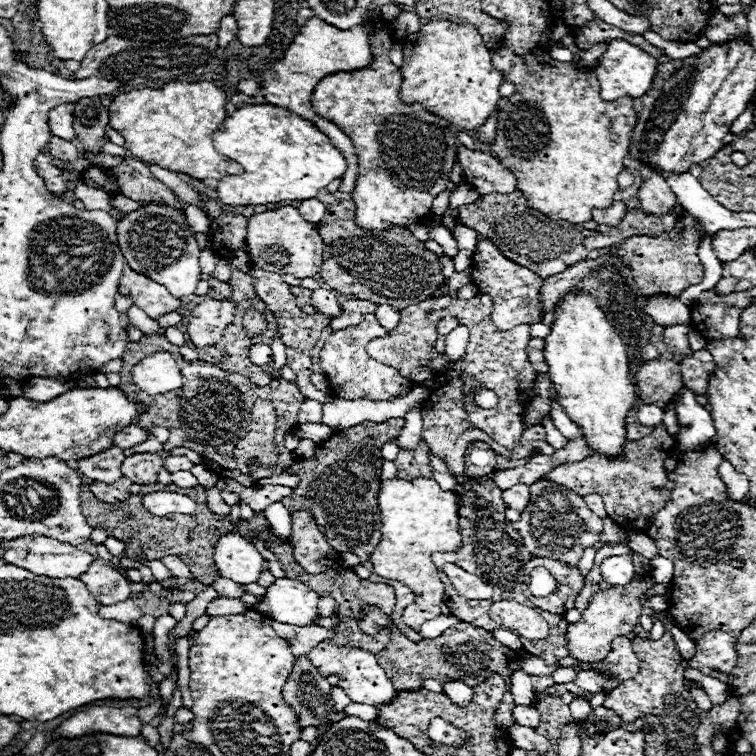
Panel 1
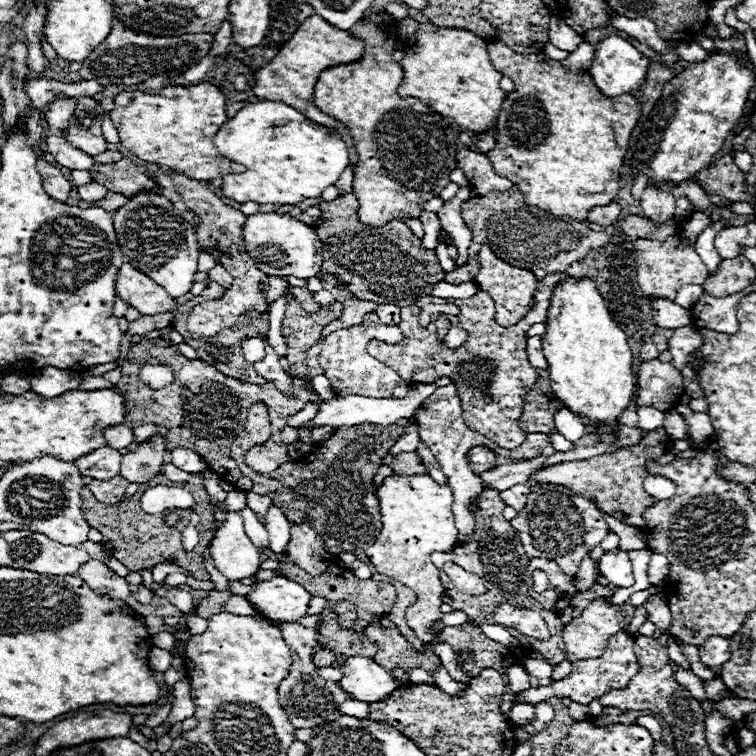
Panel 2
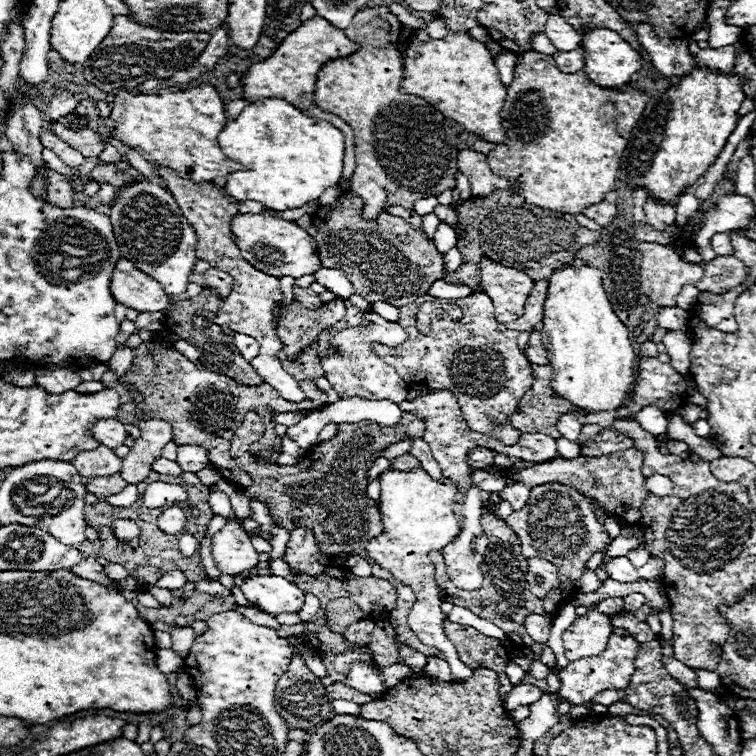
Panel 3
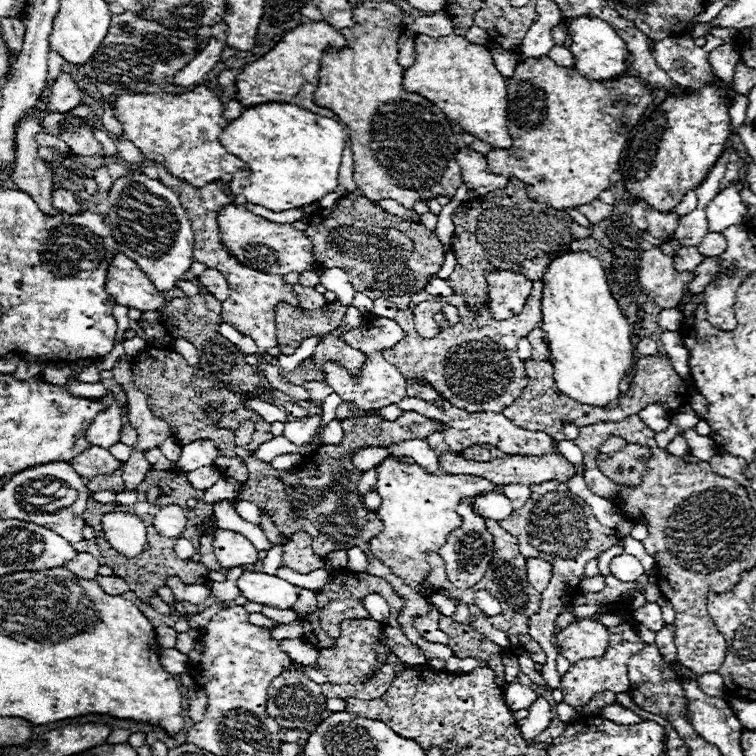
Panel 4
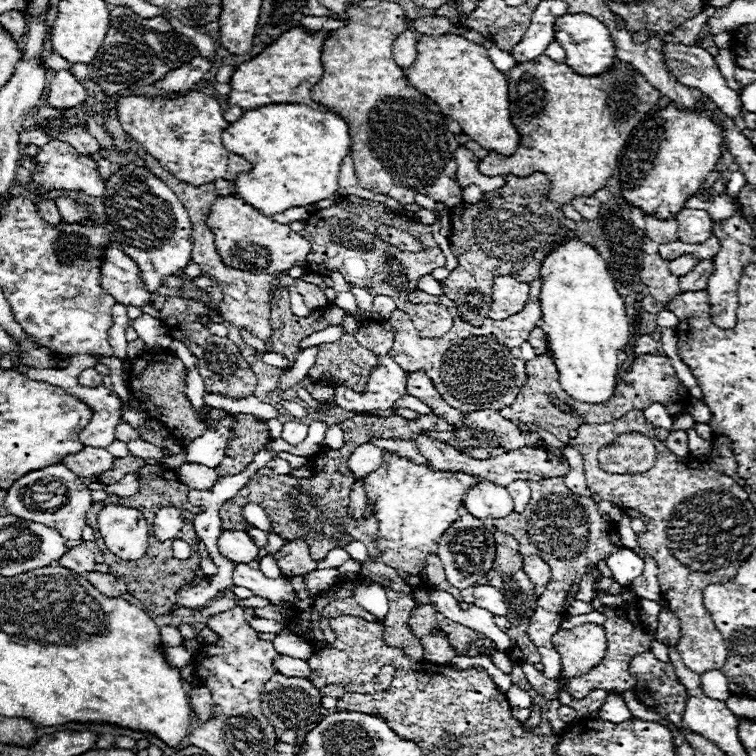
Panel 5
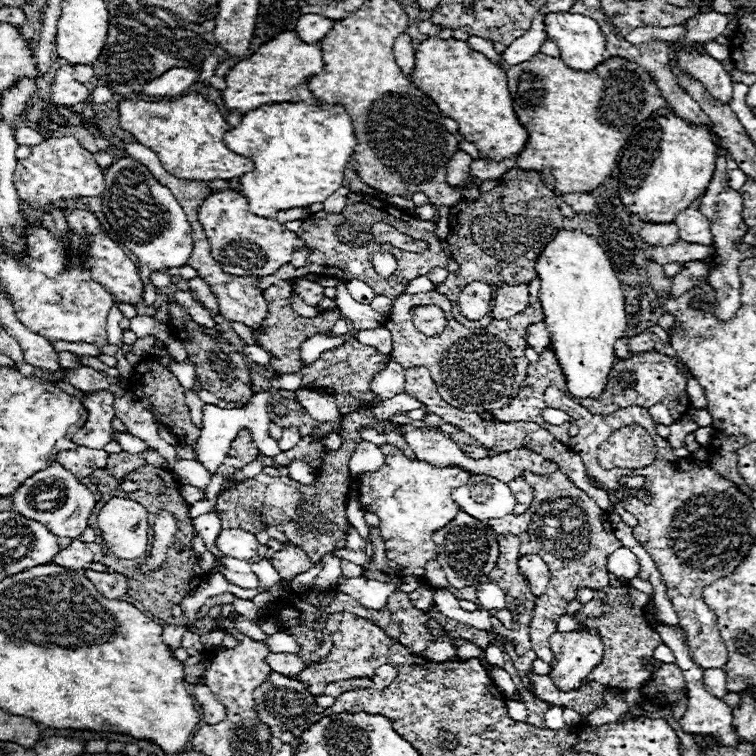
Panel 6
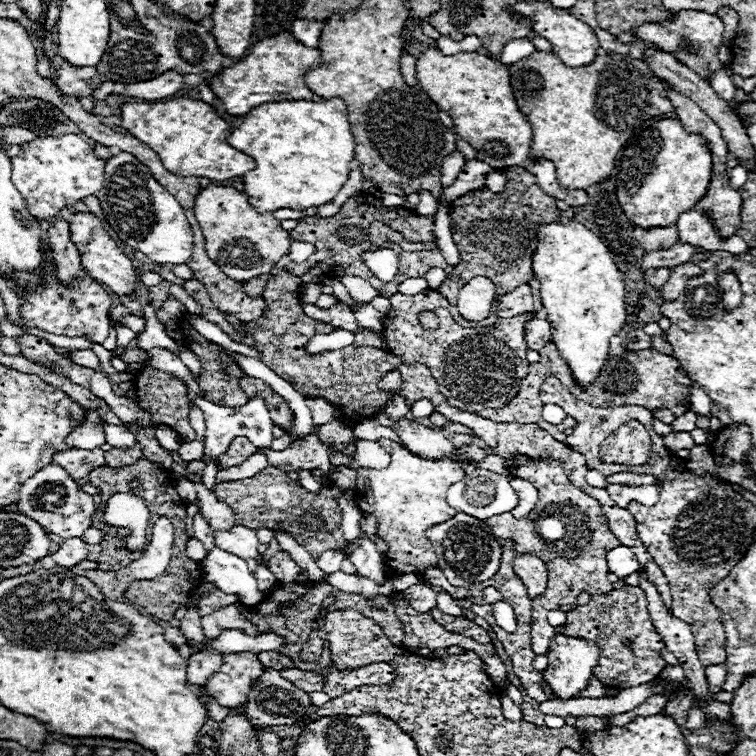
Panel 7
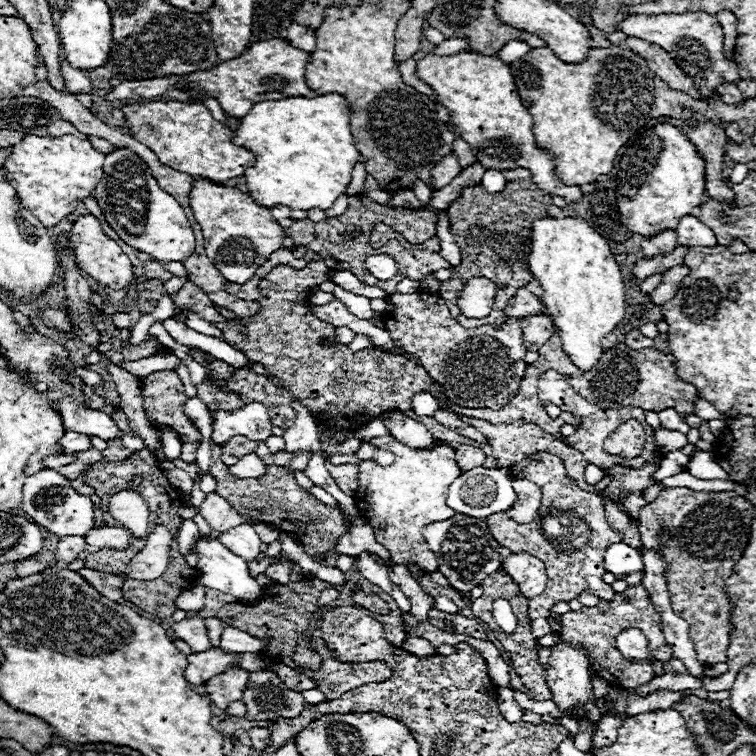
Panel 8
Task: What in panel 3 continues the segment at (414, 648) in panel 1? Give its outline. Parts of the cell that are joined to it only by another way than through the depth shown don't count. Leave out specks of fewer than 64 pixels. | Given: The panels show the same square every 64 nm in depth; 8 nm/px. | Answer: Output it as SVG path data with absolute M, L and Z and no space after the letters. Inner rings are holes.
M448 618L444 620L442 626L444 626L448 640L456 646L460 660L466 666L470 666L472 670L484 666L484 668L494 670L500 678L504 676L508 654L506 654L506 648L502 646L500 640L488 638L472 626L454 624ZM376 620L376 630L372 630L372 636L370 636L370 648L374 652L374 660L380 668L384 666L390 666L390 664L396 664L400 660L398 656L398 650L394 646L394 628L388 620Z

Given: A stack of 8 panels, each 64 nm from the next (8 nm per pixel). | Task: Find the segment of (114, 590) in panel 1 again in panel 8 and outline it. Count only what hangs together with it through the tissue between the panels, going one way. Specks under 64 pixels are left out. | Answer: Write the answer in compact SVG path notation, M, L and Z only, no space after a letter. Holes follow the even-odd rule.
M70 536L70 538L60 538L58 542L58 560L62 562L72 562L74 558L78 558L78 554L84 550L86 540L84 536Z

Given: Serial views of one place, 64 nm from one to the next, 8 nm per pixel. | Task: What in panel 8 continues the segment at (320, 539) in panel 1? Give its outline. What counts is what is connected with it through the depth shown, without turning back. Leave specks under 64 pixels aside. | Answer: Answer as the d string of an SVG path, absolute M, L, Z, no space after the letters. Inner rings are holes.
M290 562L270 564L264 574L266 574L274 584L288 584L288 580L290 580Z

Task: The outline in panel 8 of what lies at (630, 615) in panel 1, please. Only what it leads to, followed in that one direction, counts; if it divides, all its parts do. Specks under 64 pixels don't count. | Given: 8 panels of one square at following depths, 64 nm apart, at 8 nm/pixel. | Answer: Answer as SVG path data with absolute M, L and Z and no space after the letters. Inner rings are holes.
M558 644L558 646L552 646L552 656L550 656L550 662L546 664L546 684L552 692L552 700L560 706L560 710L568 710L570 706L582 706L586 710L586 714L578 714L578 716L572 716L574 720L584 720L588 718L590 722L598 724L602 714L598 714L598 708L594 706L594 692L592 692L592 684L590 684L590 672L588 672L588 666L590 666L590 660L588 656L584 654L584 650L580 648L574 648L570 644Z

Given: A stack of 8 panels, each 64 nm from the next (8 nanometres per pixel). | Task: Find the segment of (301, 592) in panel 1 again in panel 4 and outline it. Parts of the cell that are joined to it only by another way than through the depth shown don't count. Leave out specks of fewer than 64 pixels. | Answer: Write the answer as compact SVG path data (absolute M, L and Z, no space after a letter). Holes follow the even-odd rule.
M246 570L236 582L240 592L244 592L248 600L282 610L292 608L300 592L300 586L294 586L278 576L268 576L264 572L252 572L252 570Z

